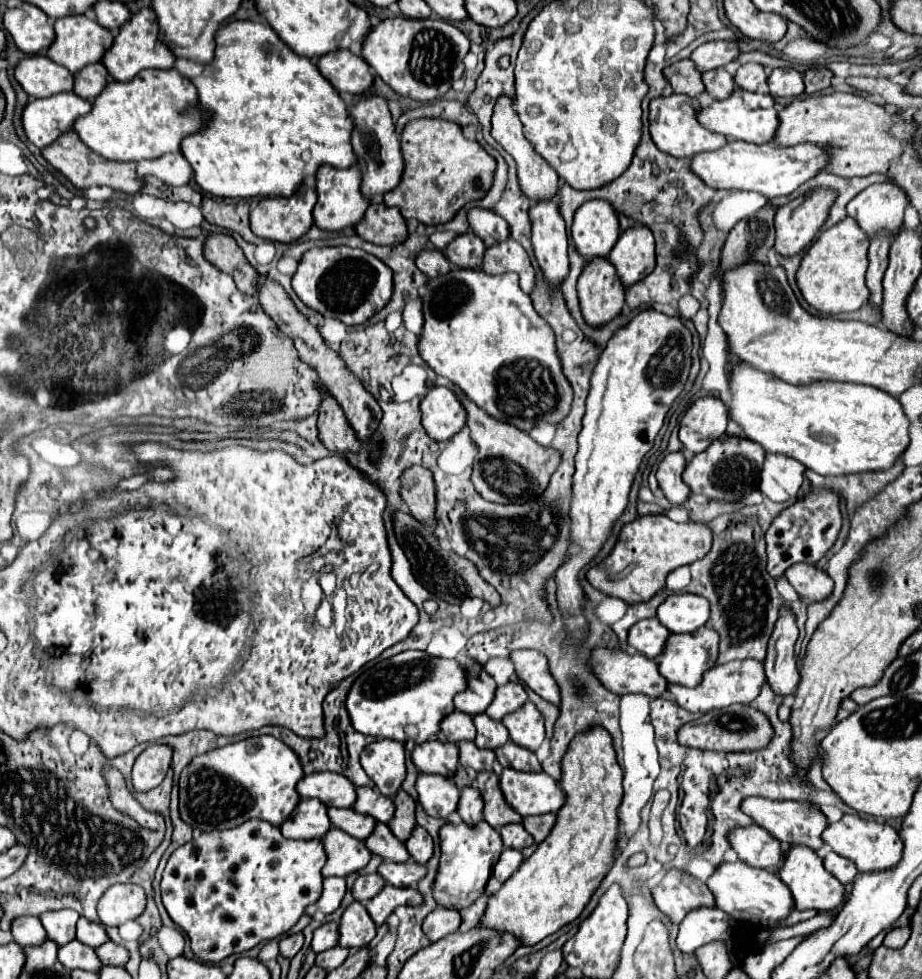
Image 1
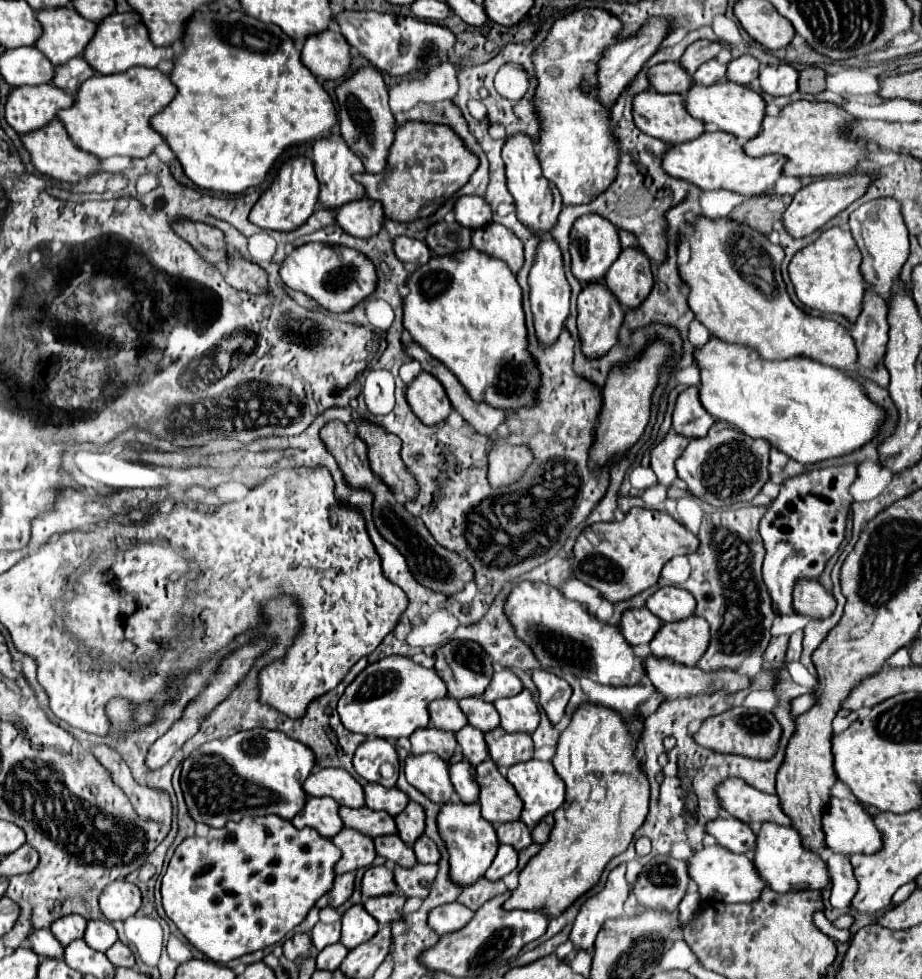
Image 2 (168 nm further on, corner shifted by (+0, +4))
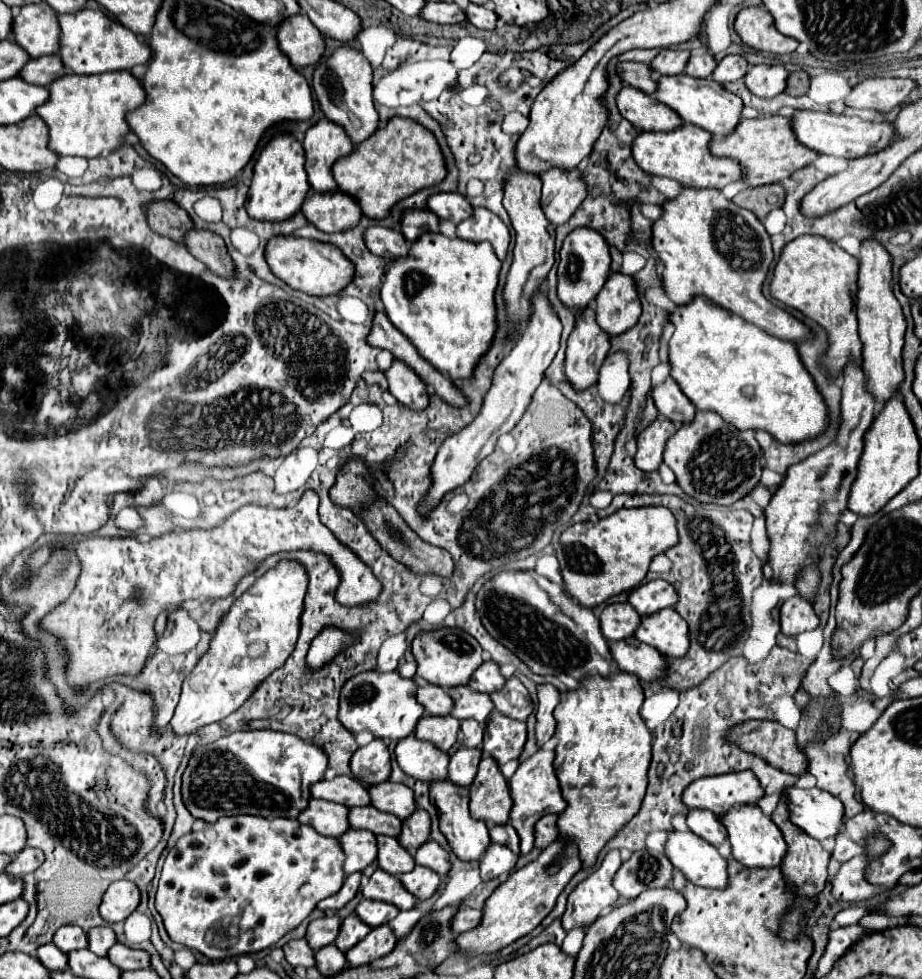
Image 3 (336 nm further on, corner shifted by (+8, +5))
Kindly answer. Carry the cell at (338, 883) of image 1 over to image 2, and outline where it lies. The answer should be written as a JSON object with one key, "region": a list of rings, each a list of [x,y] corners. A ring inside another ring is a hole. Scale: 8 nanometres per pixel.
{"region":[[[340,874],[334,878],[334,884],[332,884],[332,892],[326,892],[318,902],[316,902],[316,908],[326,908],[326,906],[340,906],[344,904],[350,894],[354,890],[354,874]]]}

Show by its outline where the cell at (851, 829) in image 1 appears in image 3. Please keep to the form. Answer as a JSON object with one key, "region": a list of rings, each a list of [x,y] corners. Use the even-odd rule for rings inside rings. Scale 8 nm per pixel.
{"region":[[[790,785],[782,791],[788,803],[790,821],[810,837],[824,841],[840,833],[844,821],[842,801],[818,787],[800,789]]]}

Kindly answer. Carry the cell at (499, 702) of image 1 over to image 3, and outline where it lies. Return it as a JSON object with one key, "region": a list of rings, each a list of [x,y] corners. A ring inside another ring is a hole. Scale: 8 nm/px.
{"region":[[[488,661],[488,663],[482,663],[472,679],[470,679],[470,687],[474,691],[480,691],[480,693],[492,693],[492,691],[498,691],[502,685],[506,683],[506,679],[500,675],[500,669],[494,661]]]}

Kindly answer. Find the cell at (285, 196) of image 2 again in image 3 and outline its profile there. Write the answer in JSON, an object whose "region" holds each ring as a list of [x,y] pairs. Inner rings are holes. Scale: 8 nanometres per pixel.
{"region":[[[276,133],[260,151],[254,163],[254,175],[248,189],[246,211],[258,221],[286,221],[294,215],[310,191],[308,175],[304,171],[304,149],[302,143],[290,133]]]}

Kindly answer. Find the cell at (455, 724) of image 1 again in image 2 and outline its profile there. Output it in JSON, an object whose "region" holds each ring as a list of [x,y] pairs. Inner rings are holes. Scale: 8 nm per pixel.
{"region":[[[448,696],[442,700],[434,700],[428,710],[430,710],[430,722],[440,730],[458,732],[468,724],[466,714],[460,710],[458,702]]]}

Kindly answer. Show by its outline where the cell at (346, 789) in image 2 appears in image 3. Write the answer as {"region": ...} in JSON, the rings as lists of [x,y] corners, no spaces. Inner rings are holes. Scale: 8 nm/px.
{"region":[[[334,777],[334,779],[324,779],[320,783],[314,783],[310,787],[312,797],[316,799],[324,799],[324,801],[334,801],[334,803],[342,803],[348,807],[356,807],[356,805],[368,805],[370,803],[370,795],[368,795],[368,787],[362,785],[358,779],[354,777]]]}

